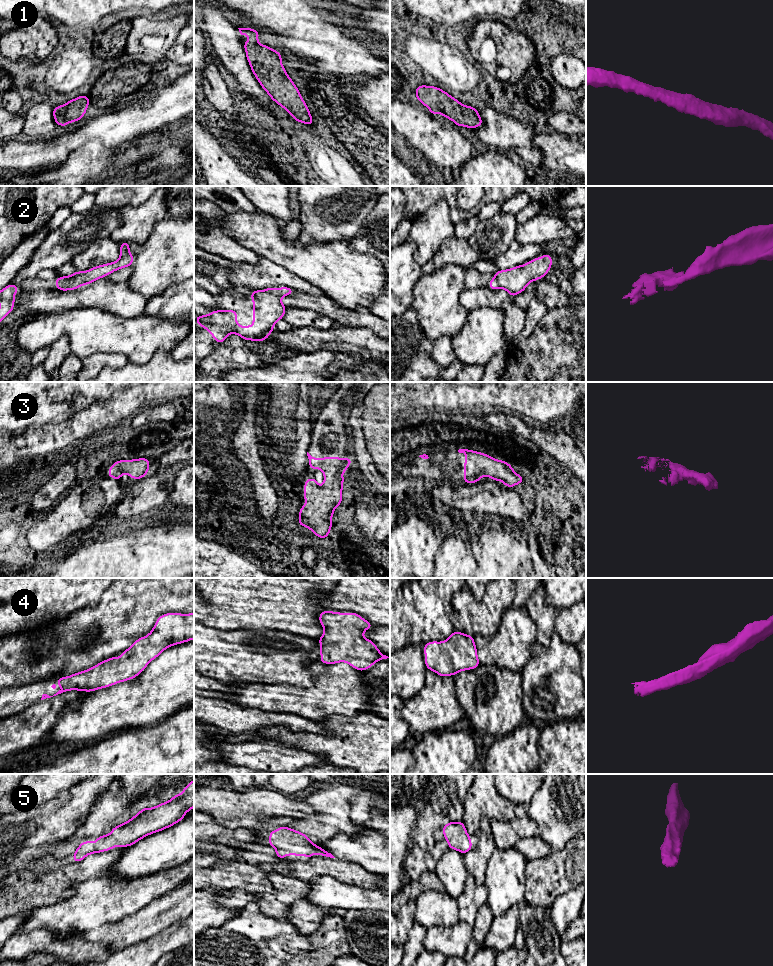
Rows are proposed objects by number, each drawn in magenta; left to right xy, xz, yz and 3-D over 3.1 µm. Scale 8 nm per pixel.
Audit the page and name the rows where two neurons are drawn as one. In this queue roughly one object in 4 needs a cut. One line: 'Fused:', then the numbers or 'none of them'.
Fused: none of them

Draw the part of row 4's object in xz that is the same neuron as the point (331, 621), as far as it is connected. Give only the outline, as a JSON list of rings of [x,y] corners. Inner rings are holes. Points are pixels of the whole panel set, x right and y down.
[[[324,610],[319,614],[319,622],[325,629],[318,639],[320,662],[346,662],[354,669],[364,671],[379,660],[390,658],[382,654],[373,641],[363,637],[364,631],[374,625],[359,614]]]

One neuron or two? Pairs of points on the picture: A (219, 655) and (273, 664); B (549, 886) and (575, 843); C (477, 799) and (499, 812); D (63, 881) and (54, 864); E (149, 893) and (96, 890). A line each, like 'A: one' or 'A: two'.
A: one
B: one
C: one
D: two
E: one

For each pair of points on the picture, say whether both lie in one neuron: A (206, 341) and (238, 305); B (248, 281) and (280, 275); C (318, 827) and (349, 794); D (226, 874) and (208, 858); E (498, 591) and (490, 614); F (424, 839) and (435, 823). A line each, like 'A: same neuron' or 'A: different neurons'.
A: same neuron
B: same neuron
C: same neuron
D: different neurons
E: same neuron
F: same neuron

